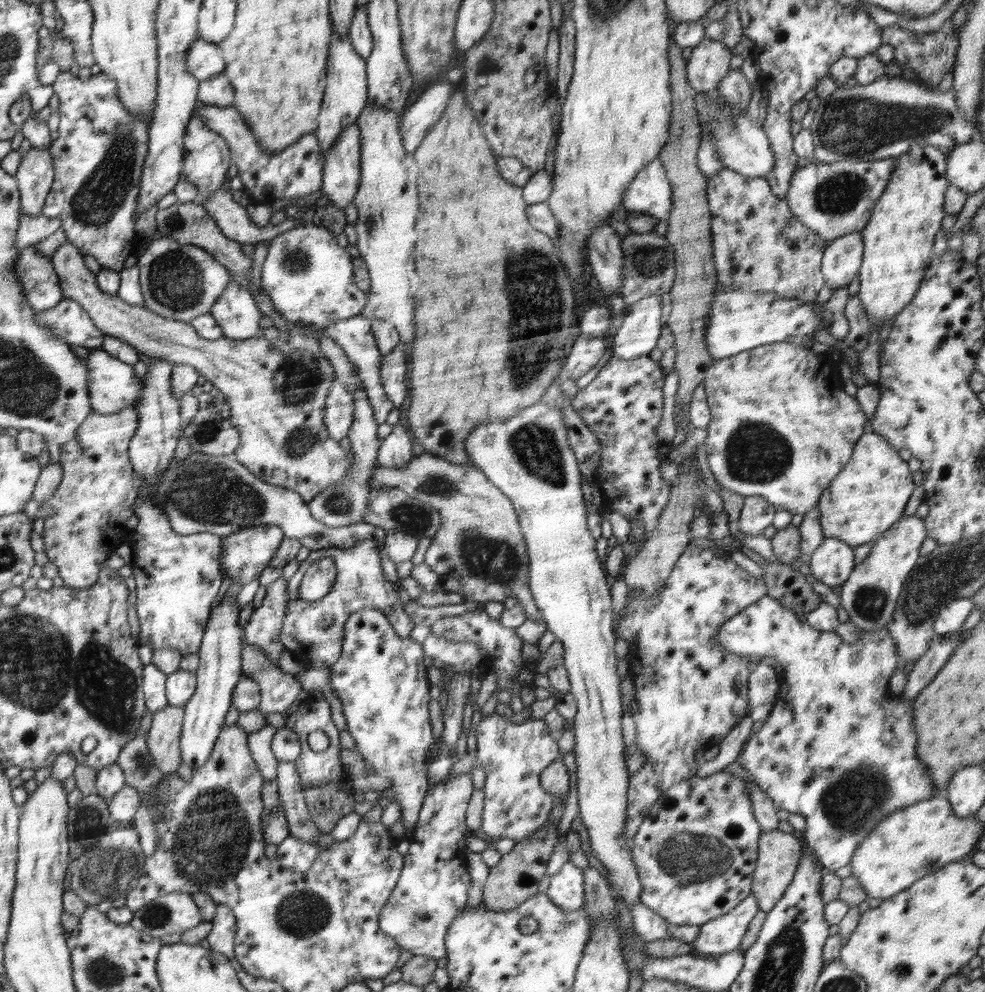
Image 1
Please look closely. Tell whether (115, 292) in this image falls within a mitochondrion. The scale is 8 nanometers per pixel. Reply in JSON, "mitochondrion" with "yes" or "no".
{"mitochondrion":"no"}

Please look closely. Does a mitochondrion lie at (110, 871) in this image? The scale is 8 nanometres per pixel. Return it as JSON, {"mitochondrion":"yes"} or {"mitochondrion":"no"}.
{"mitochondrion":"yes"}

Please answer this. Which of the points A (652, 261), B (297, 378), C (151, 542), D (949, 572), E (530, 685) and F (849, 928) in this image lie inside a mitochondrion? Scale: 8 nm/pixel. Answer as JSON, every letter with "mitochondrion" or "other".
{"A":"mitochondrion","B":"mitochondrion","C":"other","D":"mitochondrion","E":"other","F":"other"}

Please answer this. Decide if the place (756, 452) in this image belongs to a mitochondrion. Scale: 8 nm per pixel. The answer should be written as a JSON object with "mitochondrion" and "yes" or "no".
{"mitochondrion":"yes"}

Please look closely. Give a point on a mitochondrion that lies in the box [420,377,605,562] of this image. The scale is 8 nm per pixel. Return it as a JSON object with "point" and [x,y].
{"point":[534,446]}

